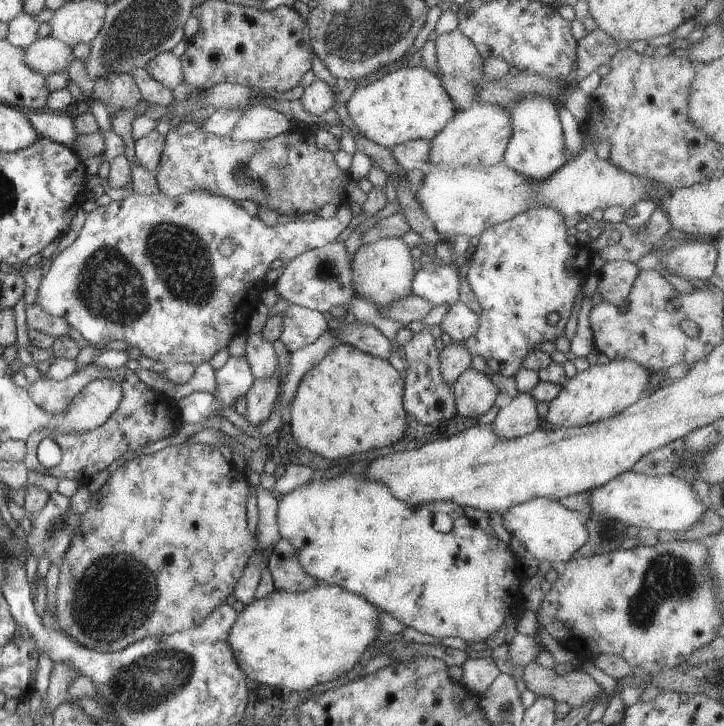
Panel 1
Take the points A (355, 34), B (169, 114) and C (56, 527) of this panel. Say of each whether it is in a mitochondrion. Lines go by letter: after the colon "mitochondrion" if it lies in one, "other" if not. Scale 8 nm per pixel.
A: mitochondrion
B: other
C: mitochondrion

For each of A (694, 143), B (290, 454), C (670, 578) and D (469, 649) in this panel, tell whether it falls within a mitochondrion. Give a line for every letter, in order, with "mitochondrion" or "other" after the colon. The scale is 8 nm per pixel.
A: other
B: other
C: mitochondrion
D: other

